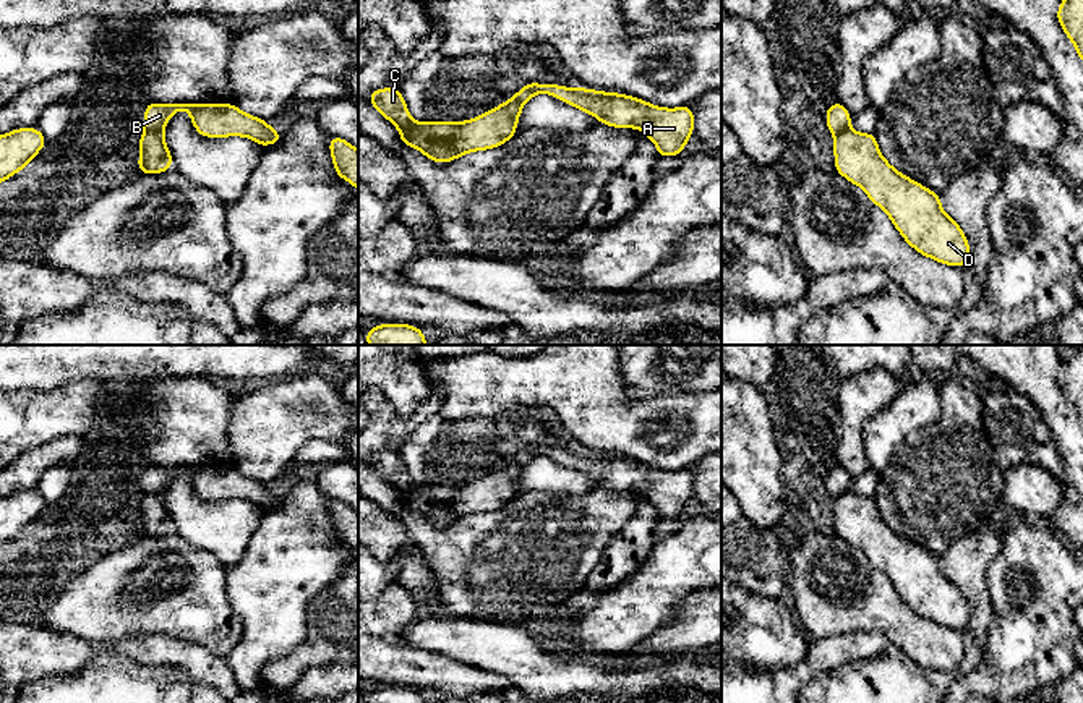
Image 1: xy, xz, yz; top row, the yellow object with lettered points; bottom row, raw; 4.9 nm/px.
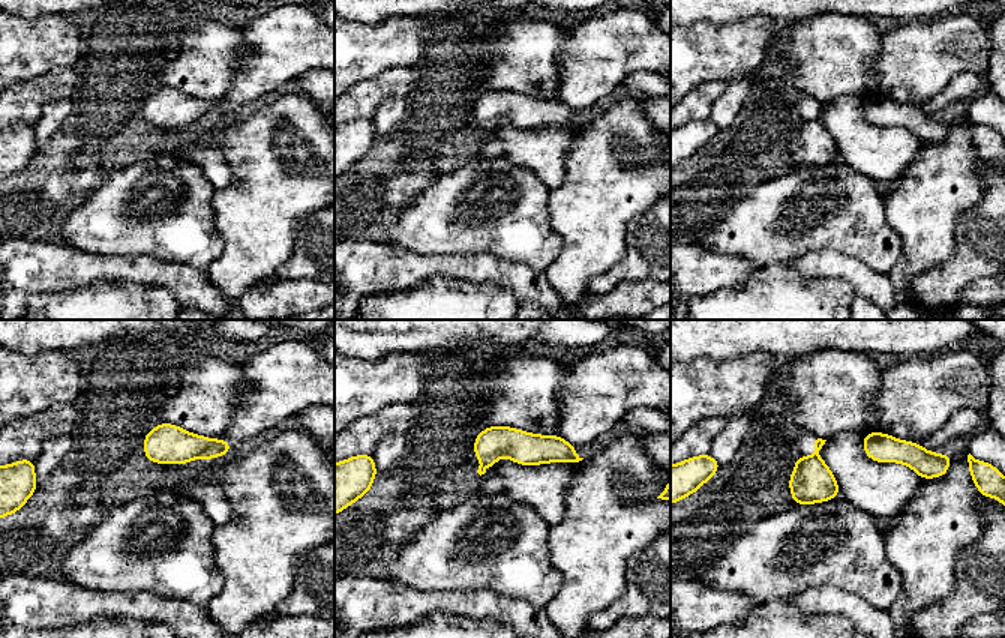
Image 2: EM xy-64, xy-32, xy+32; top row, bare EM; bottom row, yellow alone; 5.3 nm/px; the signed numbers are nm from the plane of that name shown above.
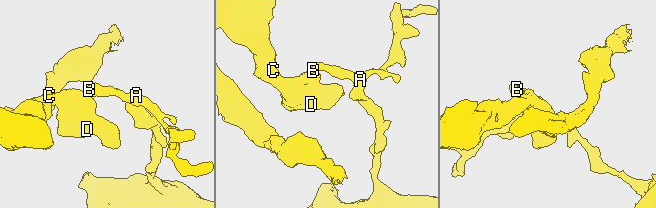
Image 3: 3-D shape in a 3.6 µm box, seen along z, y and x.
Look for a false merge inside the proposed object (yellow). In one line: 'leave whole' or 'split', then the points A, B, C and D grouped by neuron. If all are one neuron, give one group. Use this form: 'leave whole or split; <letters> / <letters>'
split; A B / C D

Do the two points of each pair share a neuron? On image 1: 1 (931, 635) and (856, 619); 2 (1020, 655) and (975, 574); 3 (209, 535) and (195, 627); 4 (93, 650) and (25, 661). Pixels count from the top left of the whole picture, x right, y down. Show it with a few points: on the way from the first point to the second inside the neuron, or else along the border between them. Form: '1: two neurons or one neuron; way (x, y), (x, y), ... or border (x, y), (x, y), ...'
1: one neuron; way (913, 635), (894, 619), (874, 619)
2: two neurons; border (991, 564), (988, 588), (994, 626), (984, 640)
3: two neurons; border (174, 532), (192, 545), (208, 549), (227, 567)
4: one neuron; way (77, 651), (41, 653)

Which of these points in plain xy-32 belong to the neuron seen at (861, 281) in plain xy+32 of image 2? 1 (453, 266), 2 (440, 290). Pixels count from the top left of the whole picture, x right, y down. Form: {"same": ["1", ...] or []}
{"same": ["1"]}

